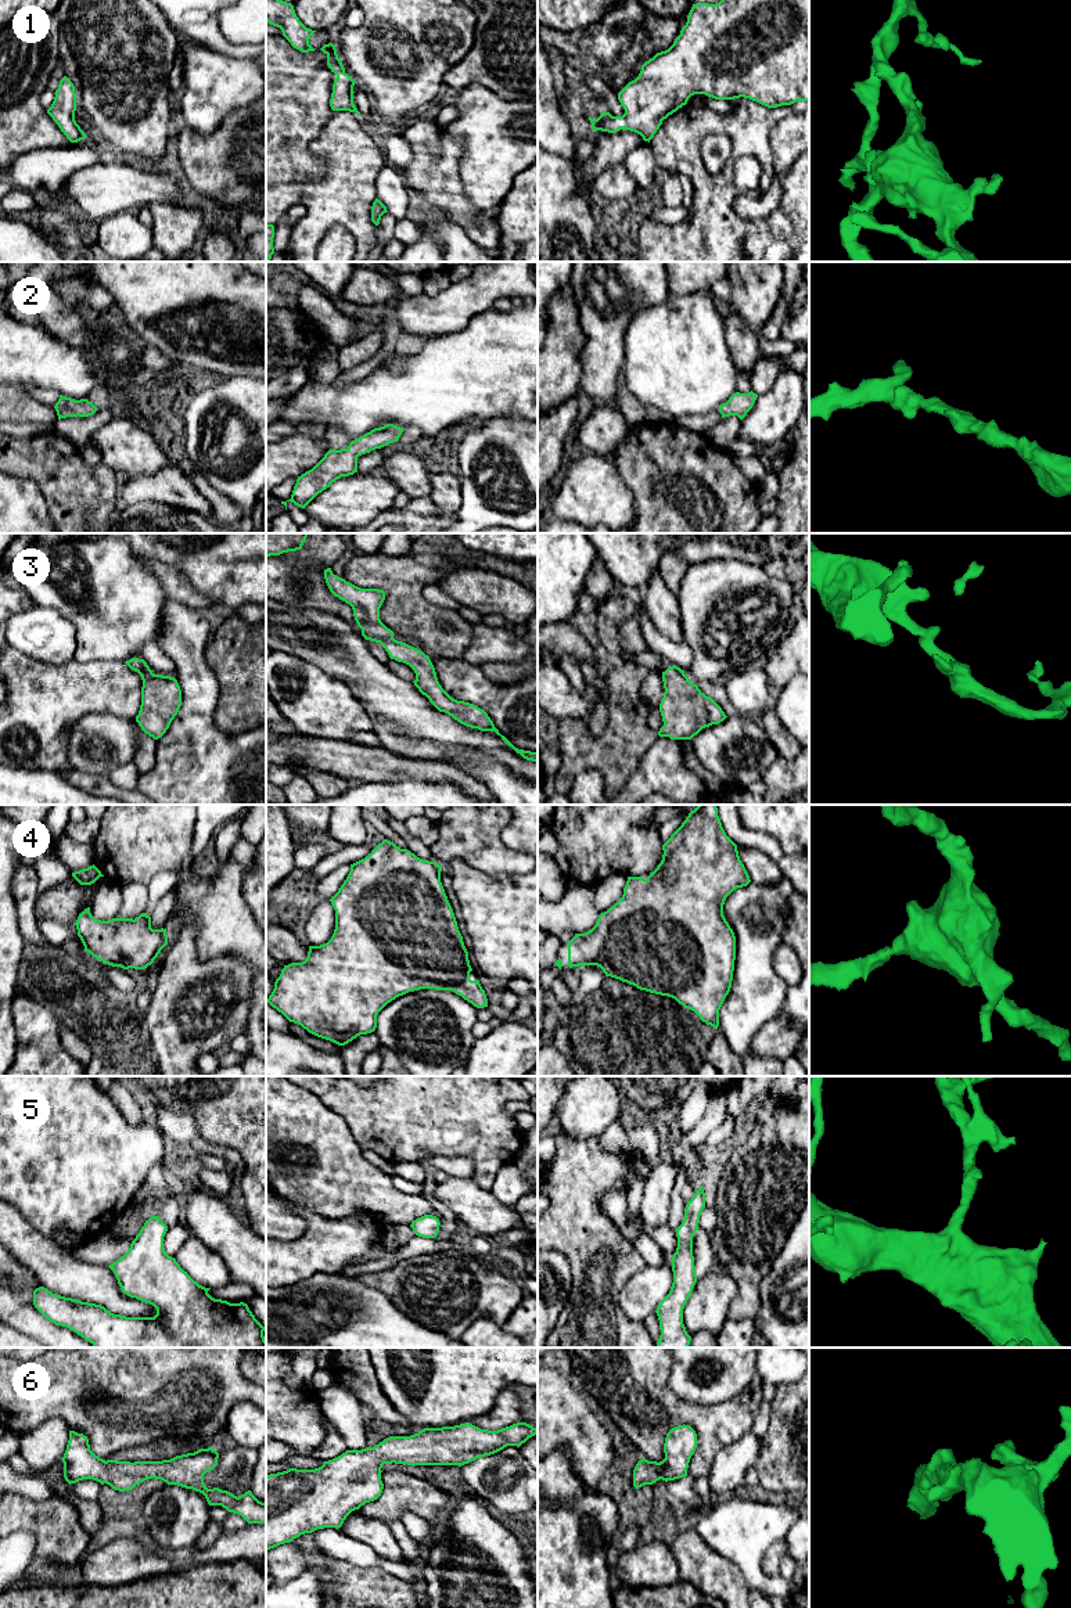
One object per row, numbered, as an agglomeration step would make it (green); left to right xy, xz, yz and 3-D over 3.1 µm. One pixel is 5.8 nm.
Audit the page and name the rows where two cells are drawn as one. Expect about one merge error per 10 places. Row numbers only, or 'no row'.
no row

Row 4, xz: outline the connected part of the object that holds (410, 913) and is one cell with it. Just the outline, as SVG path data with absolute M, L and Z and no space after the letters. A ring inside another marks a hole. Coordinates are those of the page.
M388 839L378 843L369 856L351 864L346 879L330 899L335 910L335 929L331 939L320 946L309 946L305 961L284 965L267 1003L290 1022L338 1046L374 1032L378 1012L409 992L452 990L477 1008L488 1007L479 981L470 979L472 968L468 952L442 886L441 871L442 867L435 861L423 860Z

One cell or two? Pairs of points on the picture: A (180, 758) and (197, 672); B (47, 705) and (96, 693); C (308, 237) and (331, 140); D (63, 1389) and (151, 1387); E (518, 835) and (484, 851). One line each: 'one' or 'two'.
A: one
B: one
C: one
D: one
E: two

